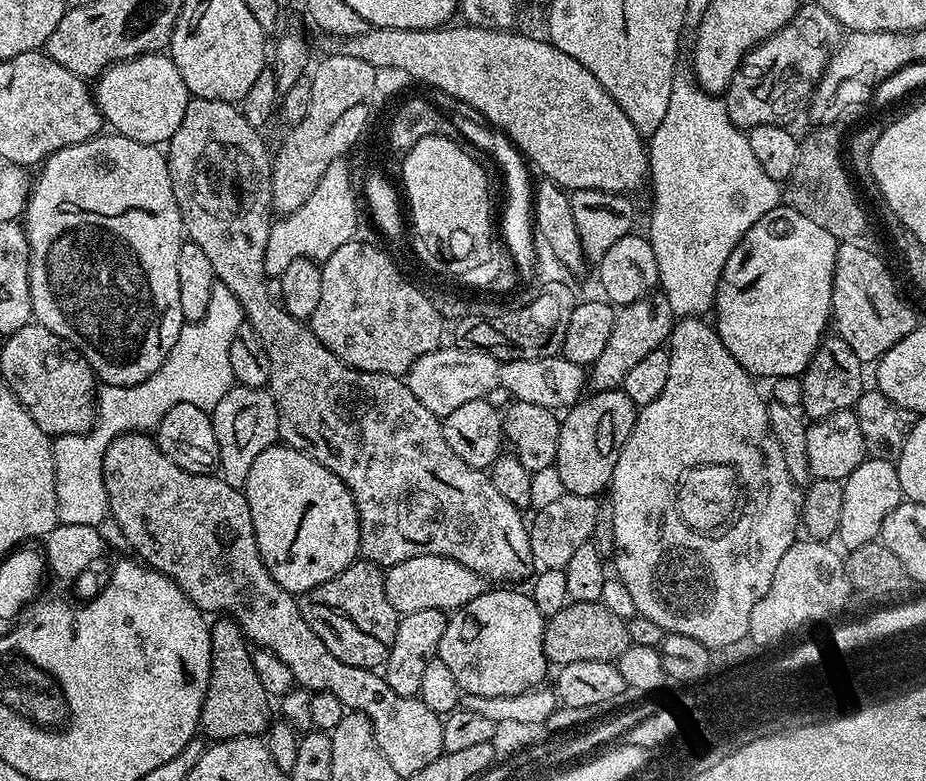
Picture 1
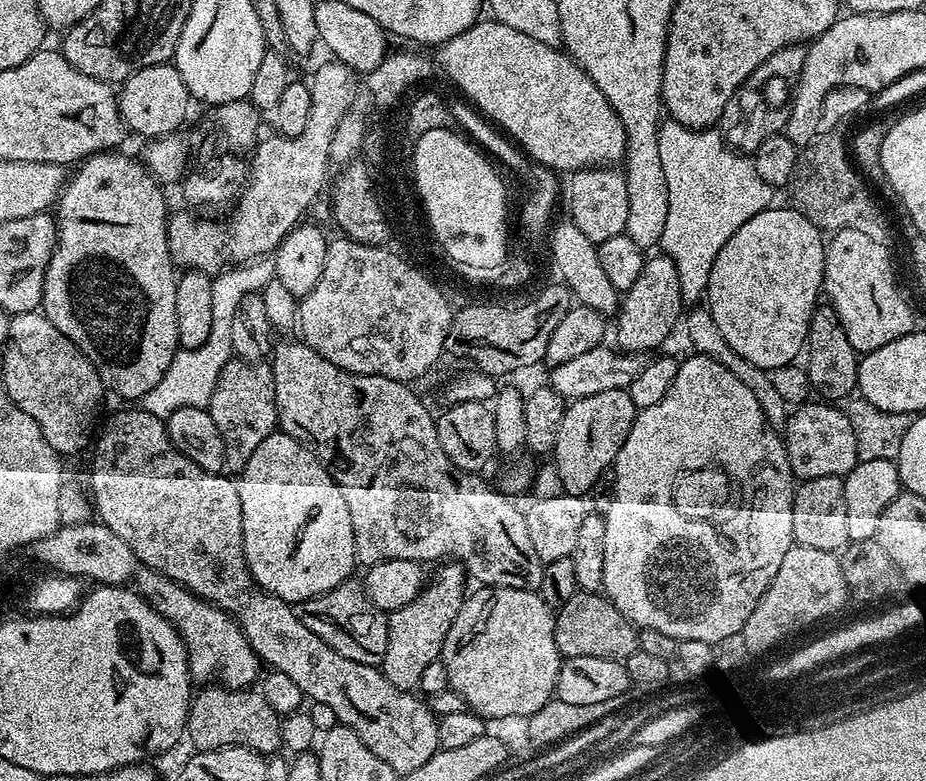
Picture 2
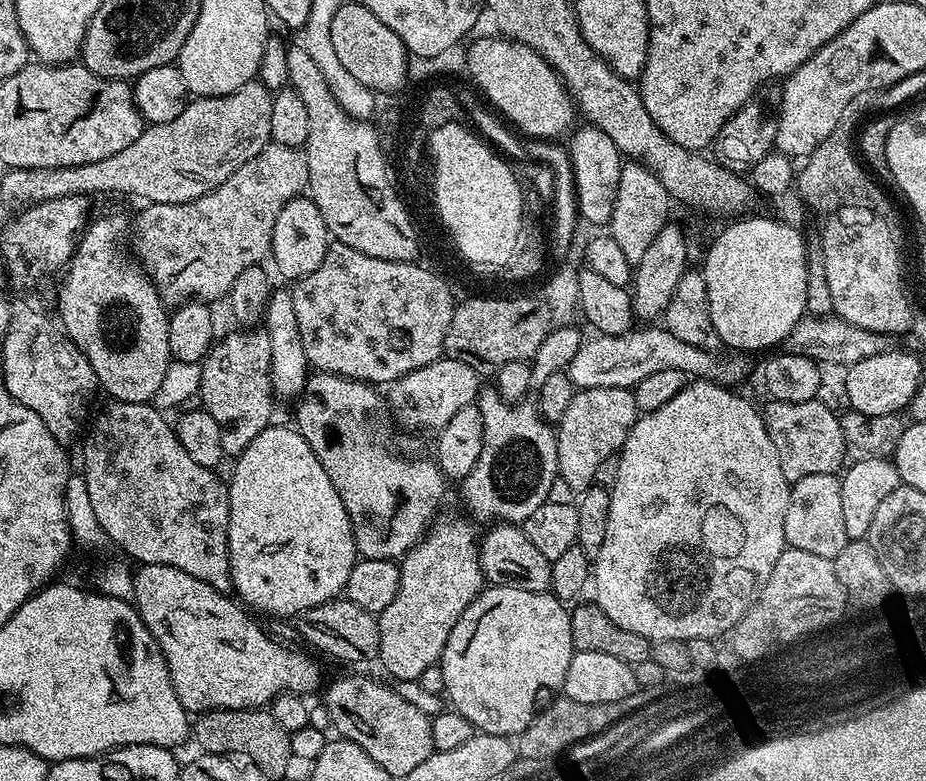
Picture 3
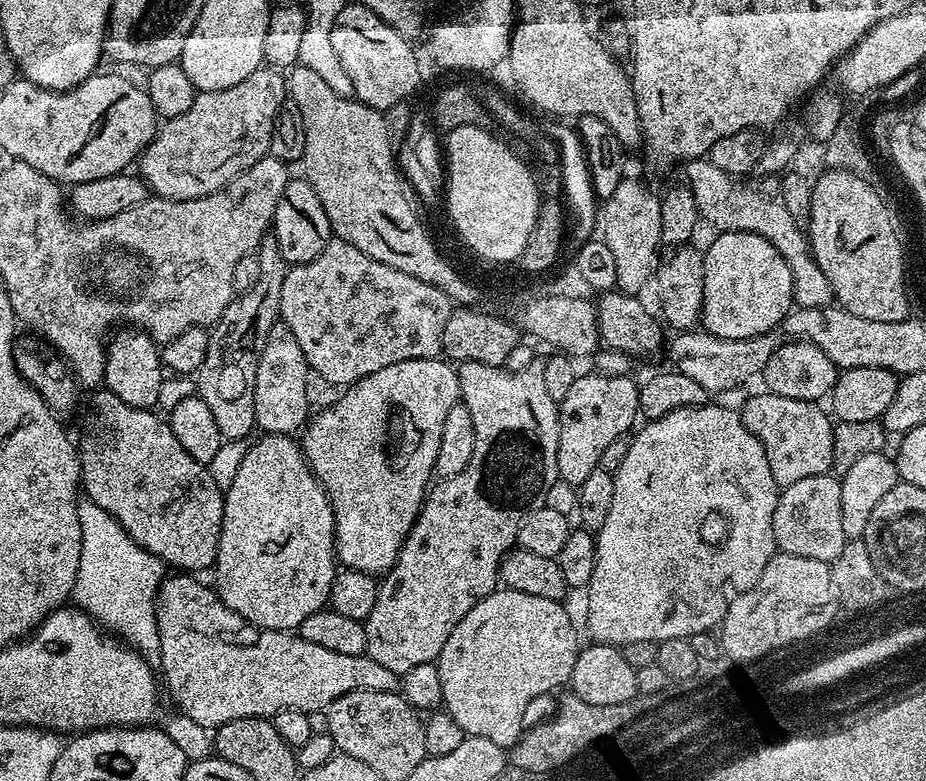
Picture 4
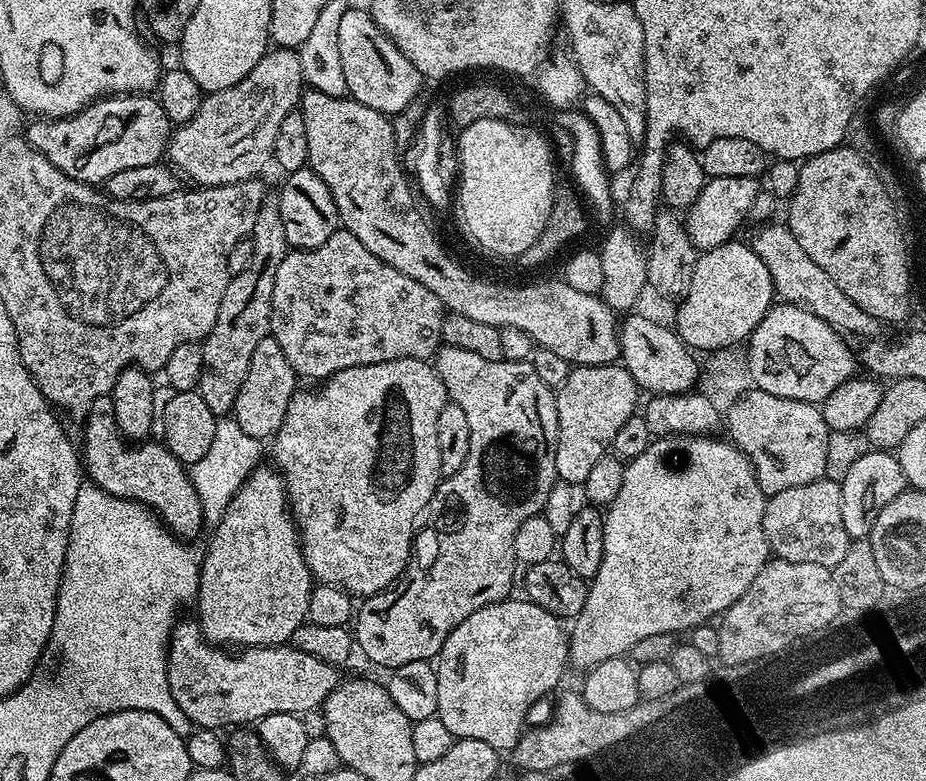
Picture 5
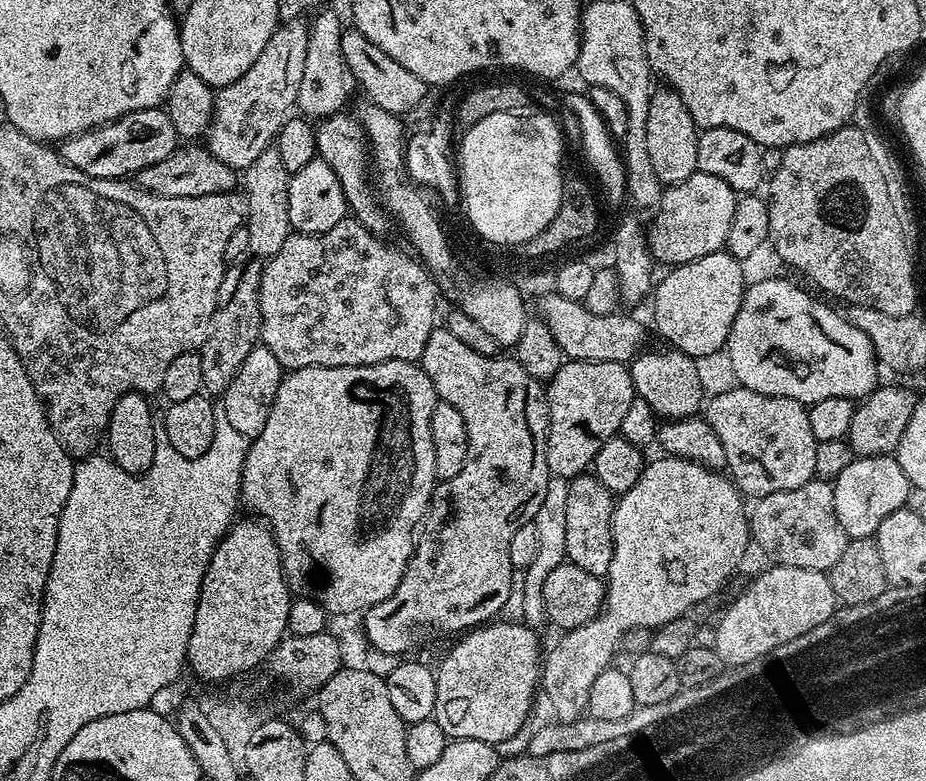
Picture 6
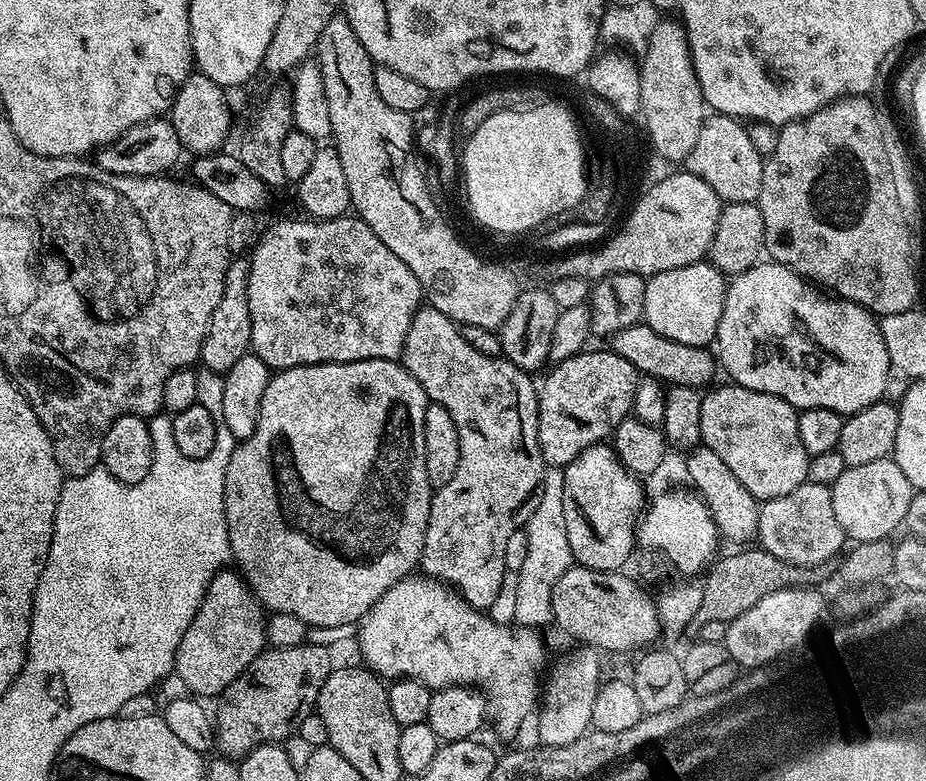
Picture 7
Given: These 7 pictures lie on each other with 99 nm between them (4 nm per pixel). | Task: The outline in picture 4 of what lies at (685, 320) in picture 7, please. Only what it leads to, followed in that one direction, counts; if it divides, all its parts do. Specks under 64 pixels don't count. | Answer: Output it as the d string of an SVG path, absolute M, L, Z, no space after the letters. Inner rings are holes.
M722 232L713 235L712 245L703 249L704 269L704 310L702 313L703 331L718 338L754 338L773 328L780 327L784 317L792 311L792 275L786 258L774 250L766 238L749 232Z

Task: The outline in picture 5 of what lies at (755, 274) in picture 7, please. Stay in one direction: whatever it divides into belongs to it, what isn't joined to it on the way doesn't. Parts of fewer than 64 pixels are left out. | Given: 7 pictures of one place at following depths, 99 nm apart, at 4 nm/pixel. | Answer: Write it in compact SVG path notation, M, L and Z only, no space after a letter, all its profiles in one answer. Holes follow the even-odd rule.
M787 302L773 303L768 312L758 322L752 335L746 341L746 365L752 383L766 394L778 394L778 398L790 398L798 402L819 405L830 393L838 390L842 382L852 379L858 372L858 356L855 351L848 349L843 335L831 328L822 318L810 314L810 310L800 308L797 304Z

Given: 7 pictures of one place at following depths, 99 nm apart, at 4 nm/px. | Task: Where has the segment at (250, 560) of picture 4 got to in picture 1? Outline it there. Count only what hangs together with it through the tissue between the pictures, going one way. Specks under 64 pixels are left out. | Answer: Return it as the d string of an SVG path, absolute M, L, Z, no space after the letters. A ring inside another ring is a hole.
M283 442L270 445L258 454L258 458L254 458L254 466L250 466L242 491L250 506L260 557L278 586L293 594L309 592L314 586L322 586L322 582L330 582L330 578L342 574L342 570L356 563L360 550L360 519L352 492L307 452L289 448Z

